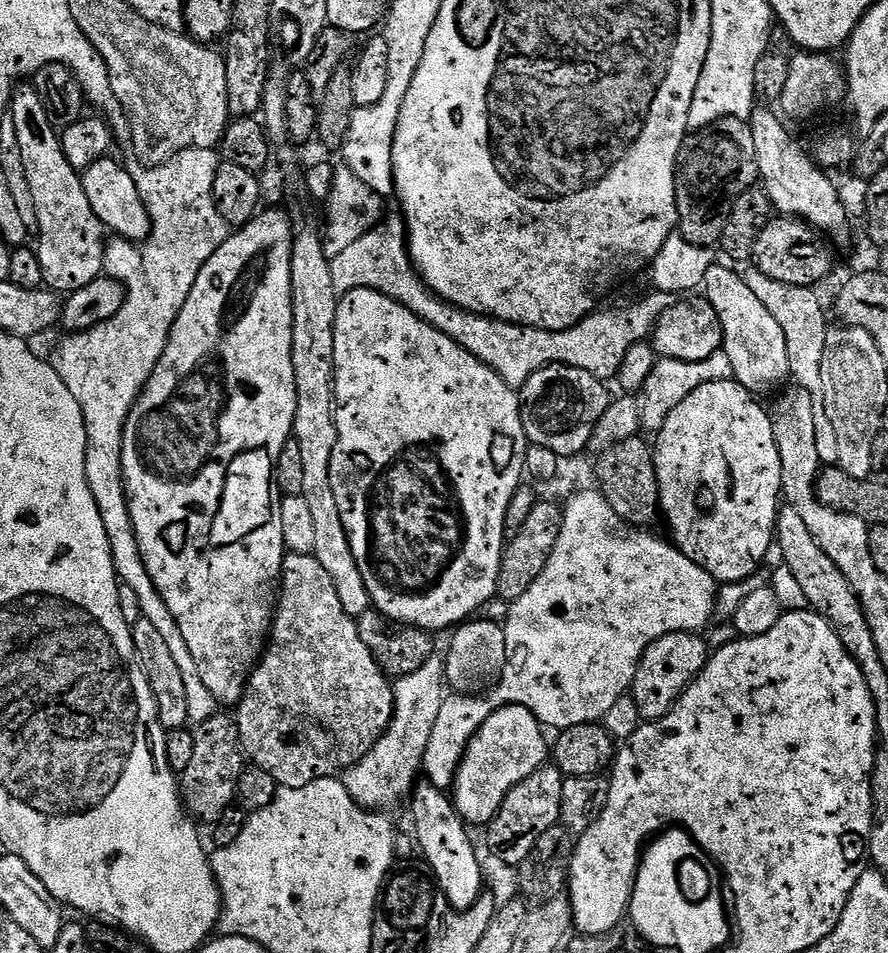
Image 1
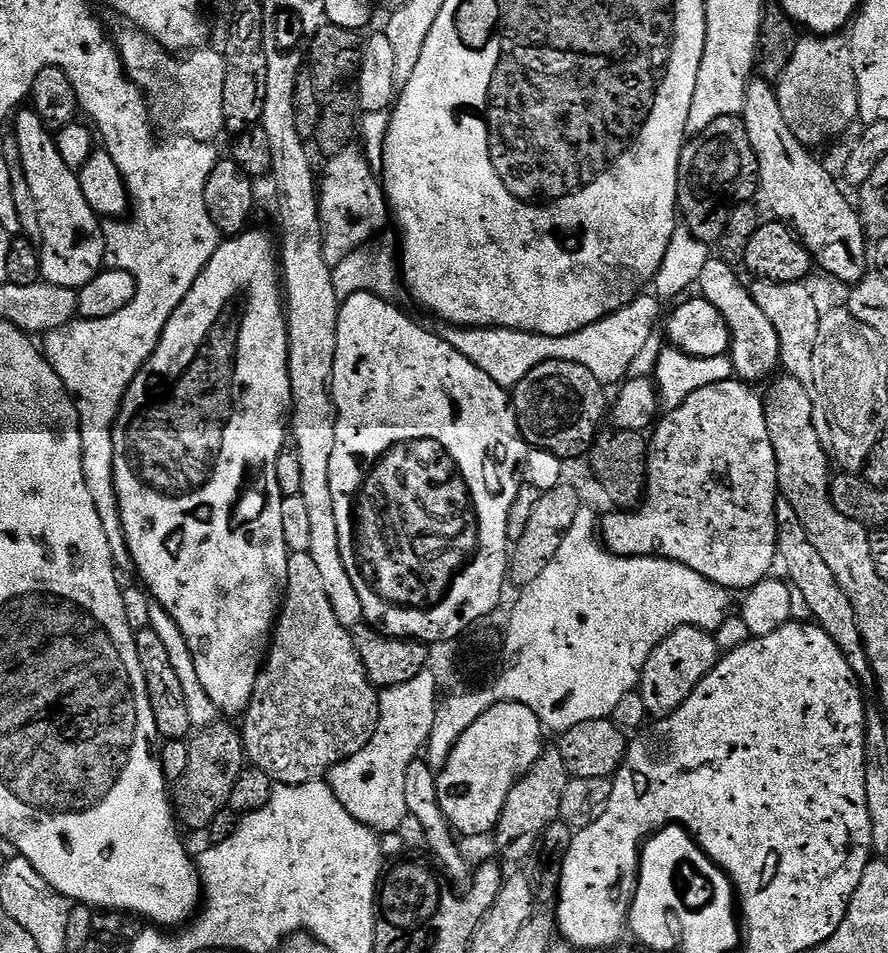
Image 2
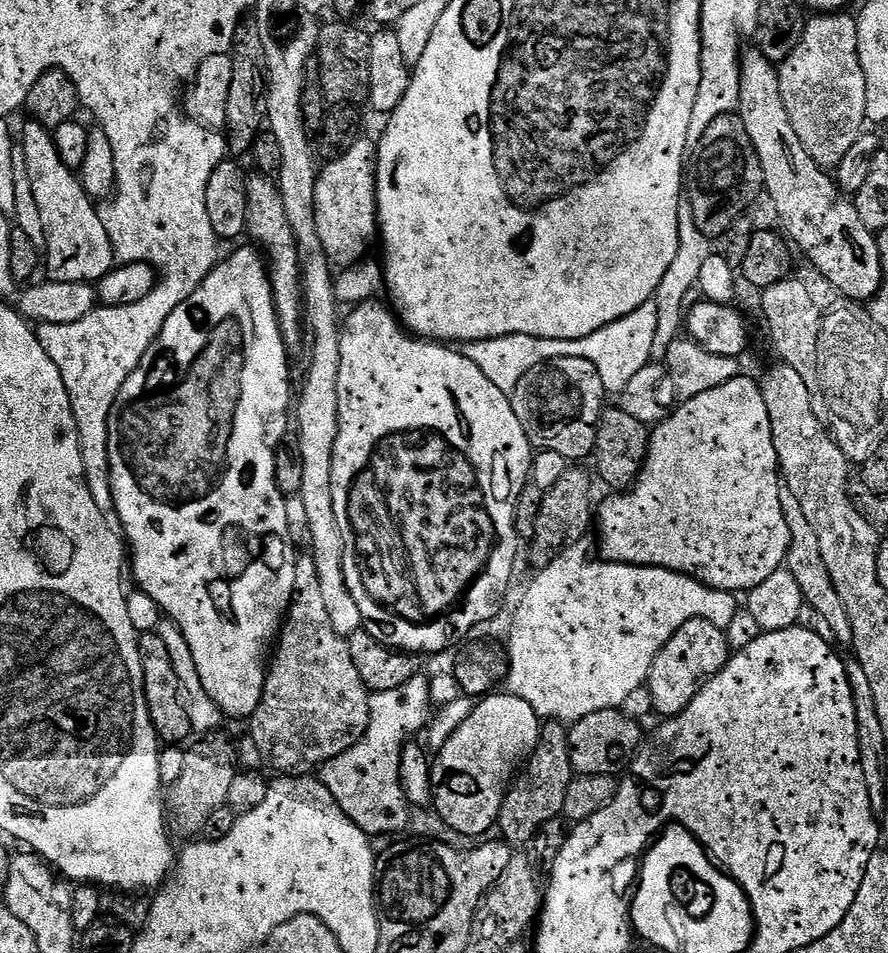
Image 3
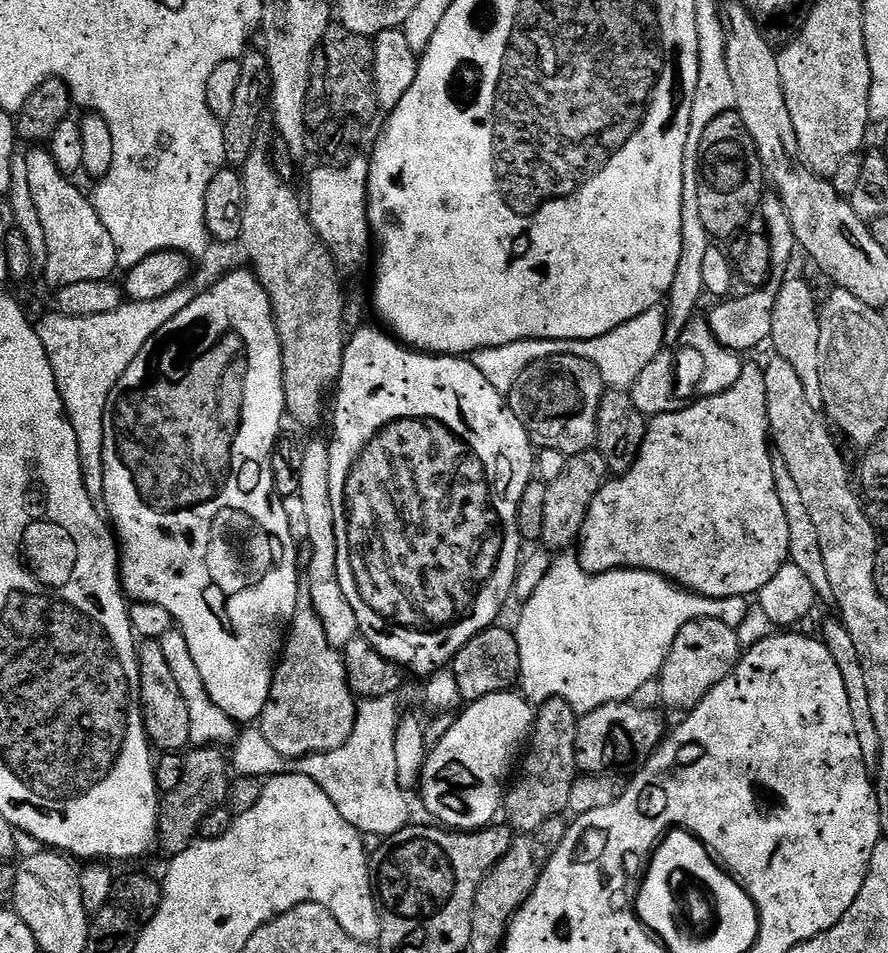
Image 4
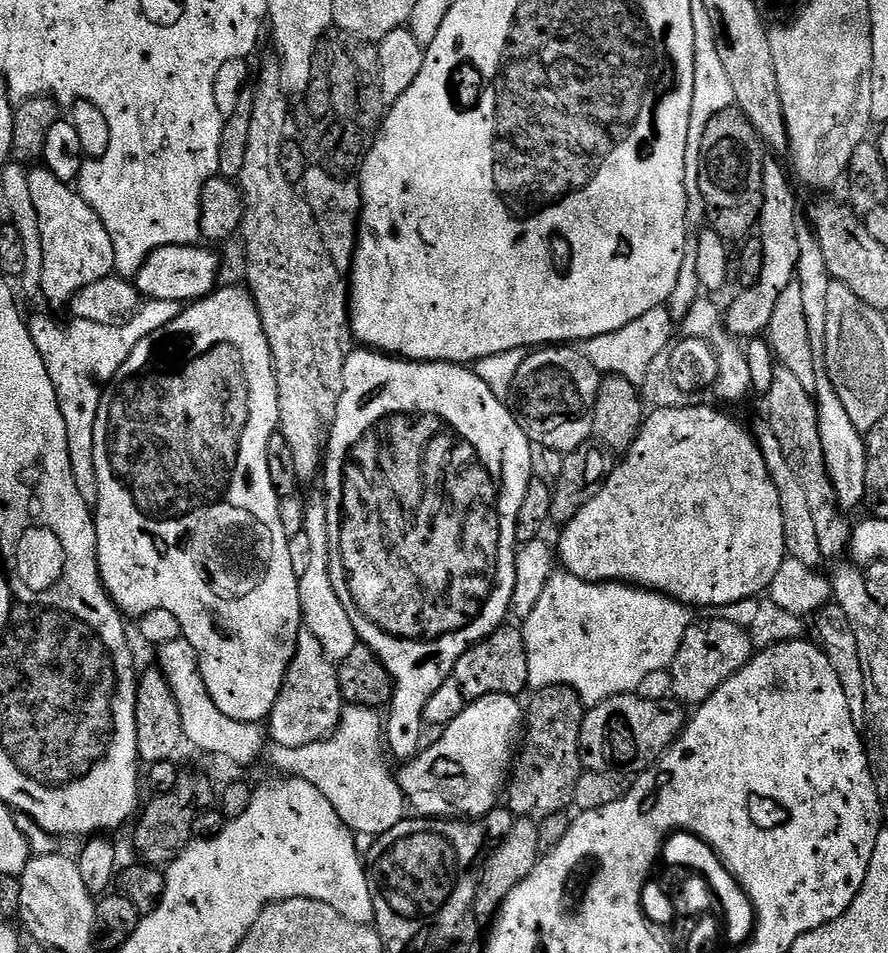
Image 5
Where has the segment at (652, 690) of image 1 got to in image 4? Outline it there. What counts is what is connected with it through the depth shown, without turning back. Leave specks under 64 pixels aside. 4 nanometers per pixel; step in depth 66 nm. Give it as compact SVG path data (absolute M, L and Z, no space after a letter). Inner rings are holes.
M702 618L694 622L686 622L682 630L678 630L678 638L674 638L674 646L670 646L670 654L664 663L664 669L658 677L663 707L677 708L680 714L687 714L736 669L742 655L740 648L741 633L735 628L726 626L726 622L718 622L710 618Z

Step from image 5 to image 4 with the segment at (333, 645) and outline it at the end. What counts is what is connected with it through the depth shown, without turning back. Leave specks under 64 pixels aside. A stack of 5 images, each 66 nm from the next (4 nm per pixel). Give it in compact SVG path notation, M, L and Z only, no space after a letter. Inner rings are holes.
M307 441L302 458L302 486L300 497L306 509L306 519L310 521L310 534L307 543L312 544L312 557L306 564L306 594L320 618L322 628L326 630L326 638L341 650L351 640L357 639L360 627L358 618L354 618L354 609L346 602L346 594L342 594L342 586L338 586L338 550L334 534L334 506L330 502L330 450L325 441Z

